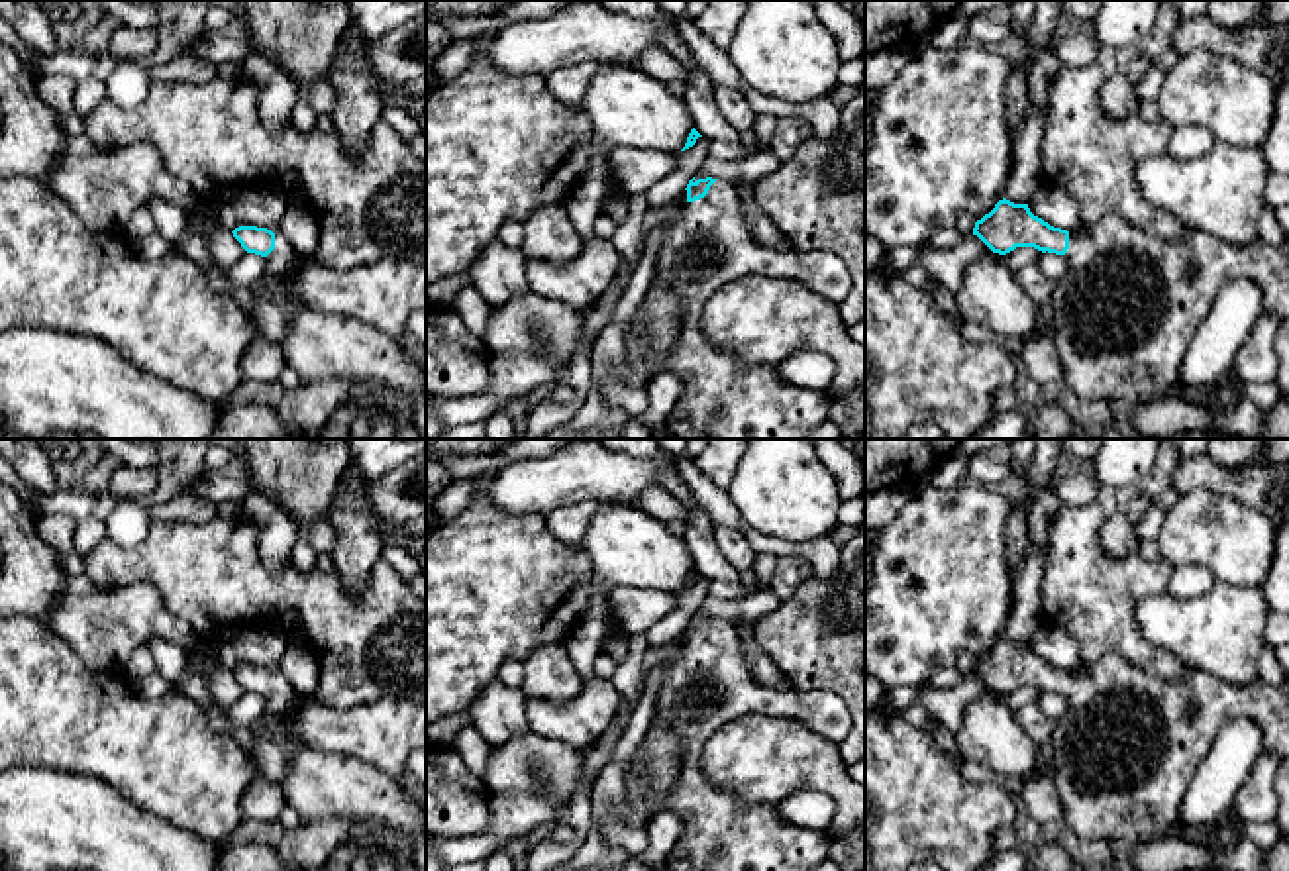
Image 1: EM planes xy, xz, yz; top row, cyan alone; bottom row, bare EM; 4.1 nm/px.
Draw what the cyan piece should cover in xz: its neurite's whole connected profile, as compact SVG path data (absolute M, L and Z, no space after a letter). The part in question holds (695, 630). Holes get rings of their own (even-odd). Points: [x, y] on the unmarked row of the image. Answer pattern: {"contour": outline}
{"contour": "M691 618L687 641L679 659L665 667L661 687L655 694L655 720L665 724L683 743L683 761L675 783L649 806L651 789L647 767L636 761L626 777L626 794L655 816L675 810L685 820L683 836L677 840L665 865L671 871L812 871L828 859L826 832L793 826L777 816L777 804L751 804L718 789L698 767L704 743L726 724L746 714L767 714L793 718L806 730L840 743L851 728L846 702L824 691L799 691L795 687L777 691L755 681L734 620Z"}

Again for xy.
{"contour": "M239 665L232 673L247 692L267 698L263 720L288 714L302 698L279 667Z"}

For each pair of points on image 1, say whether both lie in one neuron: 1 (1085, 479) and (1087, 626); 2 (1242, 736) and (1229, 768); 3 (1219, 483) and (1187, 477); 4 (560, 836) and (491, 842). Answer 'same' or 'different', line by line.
1: different
2: same
3: same
4: different

